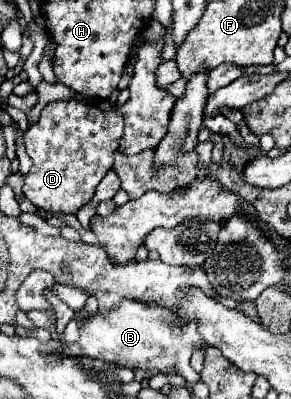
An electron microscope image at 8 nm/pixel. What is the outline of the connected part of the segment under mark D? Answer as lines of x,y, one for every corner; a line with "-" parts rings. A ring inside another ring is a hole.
79,100
47,104
41,118
27,130
27,154
33,166
23,184
25,198
51,214
77,214
77,210
93,198
101,178
113,168
121,136
123,114
117,106
101,110

